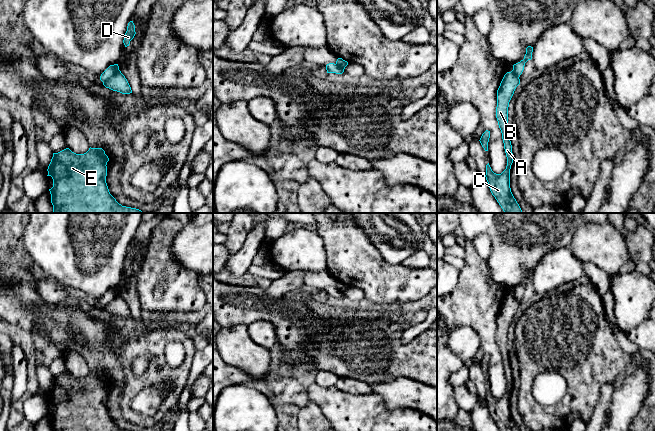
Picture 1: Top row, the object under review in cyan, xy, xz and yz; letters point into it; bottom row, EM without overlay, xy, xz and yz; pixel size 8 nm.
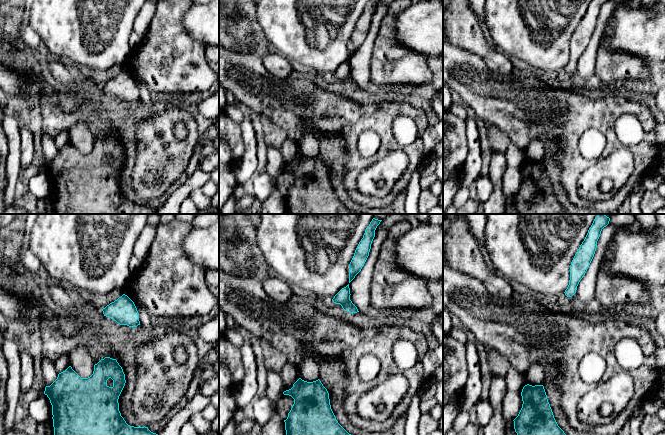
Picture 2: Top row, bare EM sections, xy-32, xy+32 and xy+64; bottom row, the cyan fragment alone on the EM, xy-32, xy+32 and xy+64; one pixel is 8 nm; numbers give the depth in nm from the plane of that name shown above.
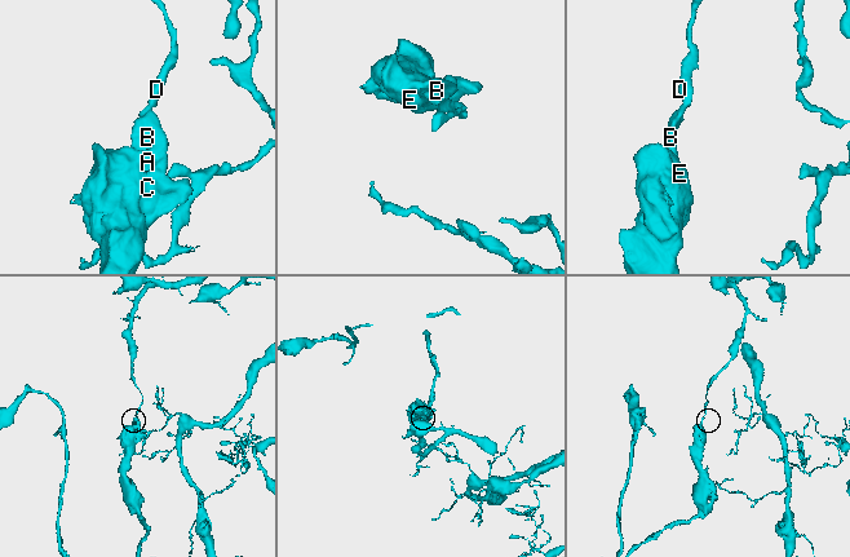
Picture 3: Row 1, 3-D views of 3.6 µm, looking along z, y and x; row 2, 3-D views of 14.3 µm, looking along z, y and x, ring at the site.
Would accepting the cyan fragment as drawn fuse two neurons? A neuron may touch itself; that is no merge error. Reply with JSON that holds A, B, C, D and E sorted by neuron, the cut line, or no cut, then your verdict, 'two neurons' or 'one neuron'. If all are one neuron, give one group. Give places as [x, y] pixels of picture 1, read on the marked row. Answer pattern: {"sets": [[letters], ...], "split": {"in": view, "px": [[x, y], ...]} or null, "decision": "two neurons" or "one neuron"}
{"sets": [["A", "B", "C", "E"], ["D"]], "split": {"in": "xy", "px": [[118, 68], [111, 76], [102, 81]]}, "decision": "two neurons"}

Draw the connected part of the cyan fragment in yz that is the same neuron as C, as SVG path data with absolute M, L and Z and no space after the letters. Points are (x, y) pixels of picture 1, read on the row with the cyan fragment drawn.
M512 70L507 72L497 90L496 118L502 133L504 149L507 157L506 169L501 174L492 171L489 163L486 165L486 180L490 191L504 213L523 213L510 188L510 169L513 163L512 145L508 127L508 107L516 87L520 84L519 77Z

